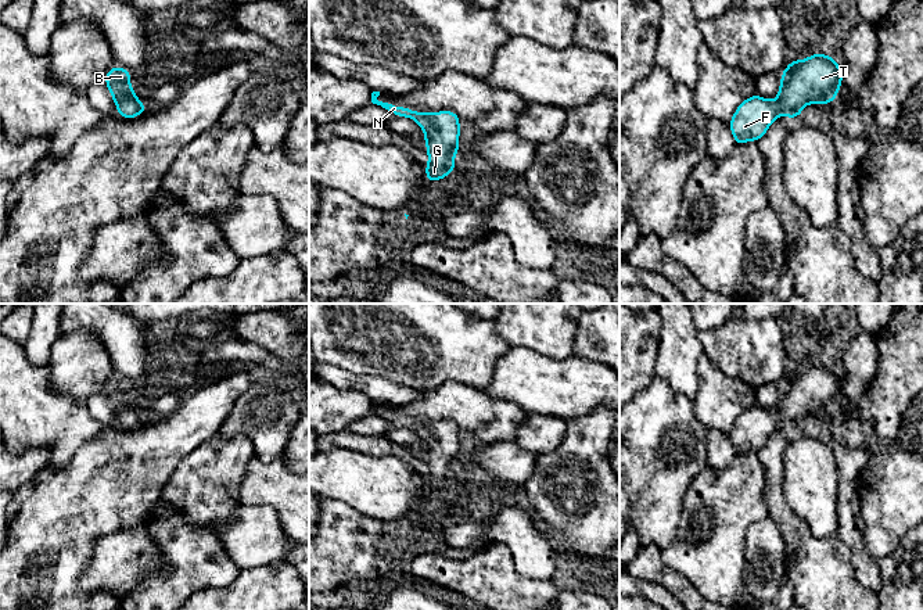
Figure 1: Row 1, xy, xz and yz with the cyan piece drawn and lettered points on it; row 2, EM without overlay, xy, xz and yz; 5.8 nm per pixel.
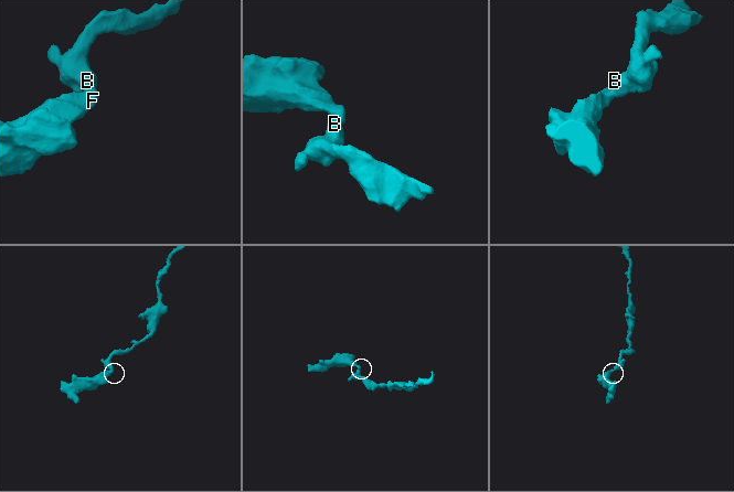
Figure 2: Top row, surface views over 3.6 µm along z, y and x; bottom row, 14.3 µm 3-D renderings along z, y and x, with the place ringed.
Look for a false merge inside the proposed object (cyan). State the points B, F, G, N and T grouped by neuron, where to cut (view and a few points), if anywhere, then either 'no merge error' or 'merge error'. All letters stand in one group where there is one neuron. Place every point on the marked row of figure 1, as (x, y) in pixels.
B F G N T | no cut | no merge error

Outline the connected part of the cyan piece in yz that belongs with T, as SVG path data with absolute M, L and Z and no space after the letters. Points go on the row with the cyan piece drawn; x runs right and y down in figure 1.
M816 51L802 61L793 58L780 75L775 103L754 94L739 104L729 122L736 146L750 140L758 141L779 115L797 119L809 103L834 103L843 80L843 68L832 55Z

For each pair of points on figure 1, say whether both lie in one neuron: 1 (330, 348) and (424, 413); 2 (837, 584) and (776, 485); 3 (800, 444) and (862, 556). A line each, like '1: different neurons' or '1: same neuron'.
1: different neurons
2: same neuron
3: different neurons

